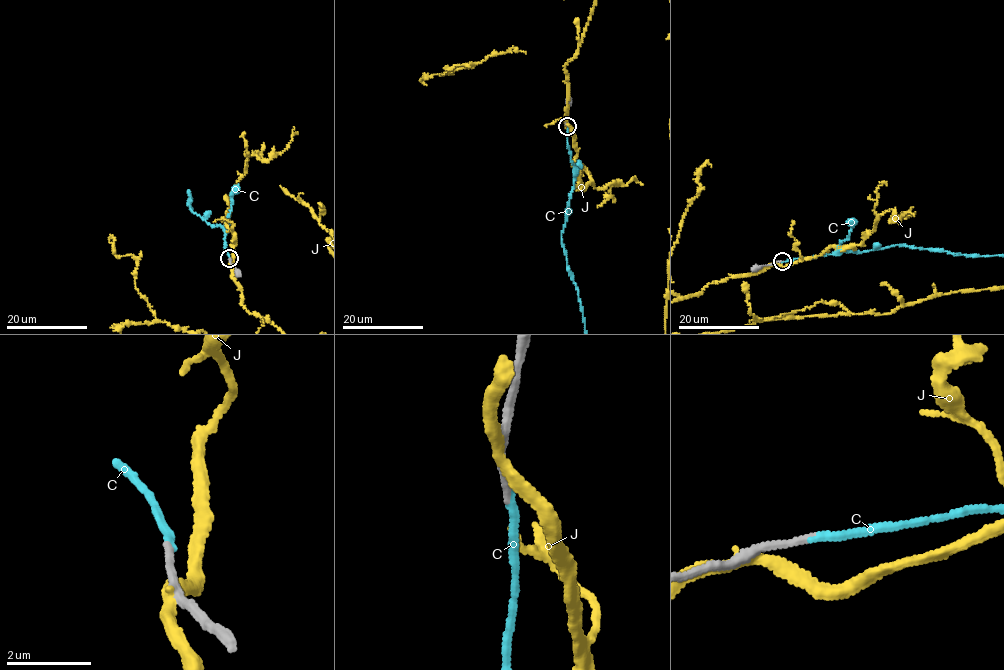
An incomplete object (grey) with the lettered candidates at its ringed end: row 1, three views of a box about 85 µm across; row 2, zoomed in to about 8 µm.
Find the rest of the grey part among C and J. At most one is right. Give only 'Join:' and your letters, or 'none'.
Join: C

